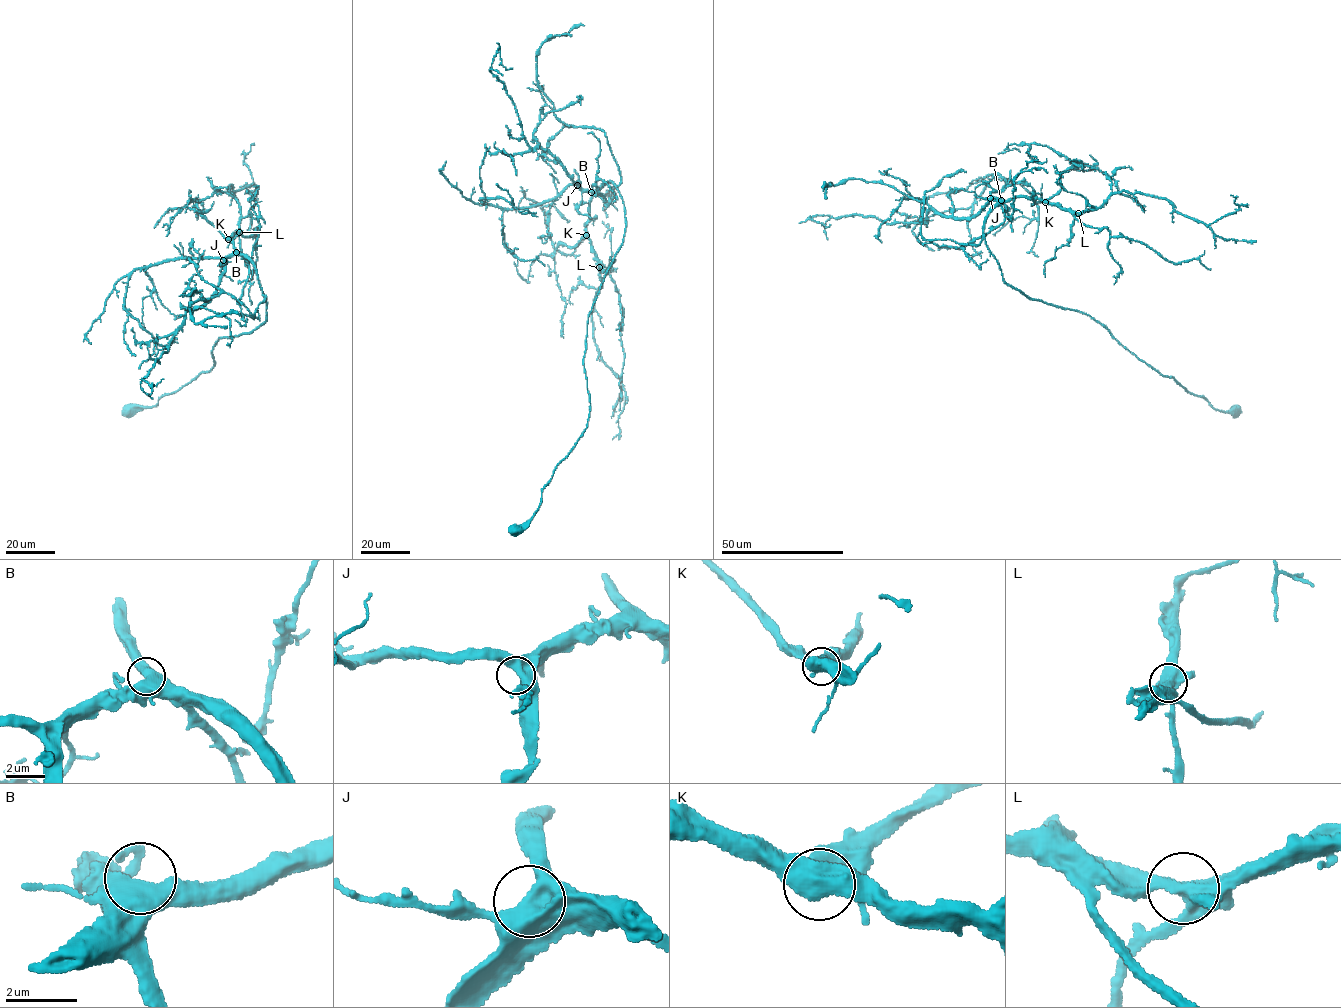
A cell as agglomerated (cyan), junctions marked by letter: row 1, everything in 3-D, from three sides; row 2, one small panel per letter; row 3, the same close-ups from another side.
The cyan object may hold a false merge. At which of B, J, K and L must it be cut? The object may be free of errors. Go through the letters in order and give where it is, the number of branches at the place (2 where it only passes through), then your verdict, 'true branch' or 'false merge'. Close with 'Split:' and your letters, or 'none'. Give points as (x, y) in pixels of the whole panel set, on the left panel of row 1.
B: at (236, 252); 3 branches meet; true branch
J: at (223, 260); 3 branches meet; true branch
K: at (228, 239); 3 branches meet; true branch
L: at (239, 232); 3 branches meet; true branch
Split: none

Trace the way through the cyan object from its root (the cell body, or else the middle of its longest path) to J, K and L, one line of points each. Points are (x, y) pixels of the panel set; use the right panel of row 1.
J: (1233, 412), (1162, 375), (1089, 315), (1005, 282), (984, 239), (986, 217), (999, 203), (990, 198)
K: (1233, 412), (1162, 375), (1089, 315), (1005, 282), (984, 239), (986, 217), (1017, 197), (1045, 202)
L: (1233, 412), (1162, 375), (1089, 315), (1032, 299), (1003, 280), (984, 234), (994, 207), (1028, 196), (1078, 213)

